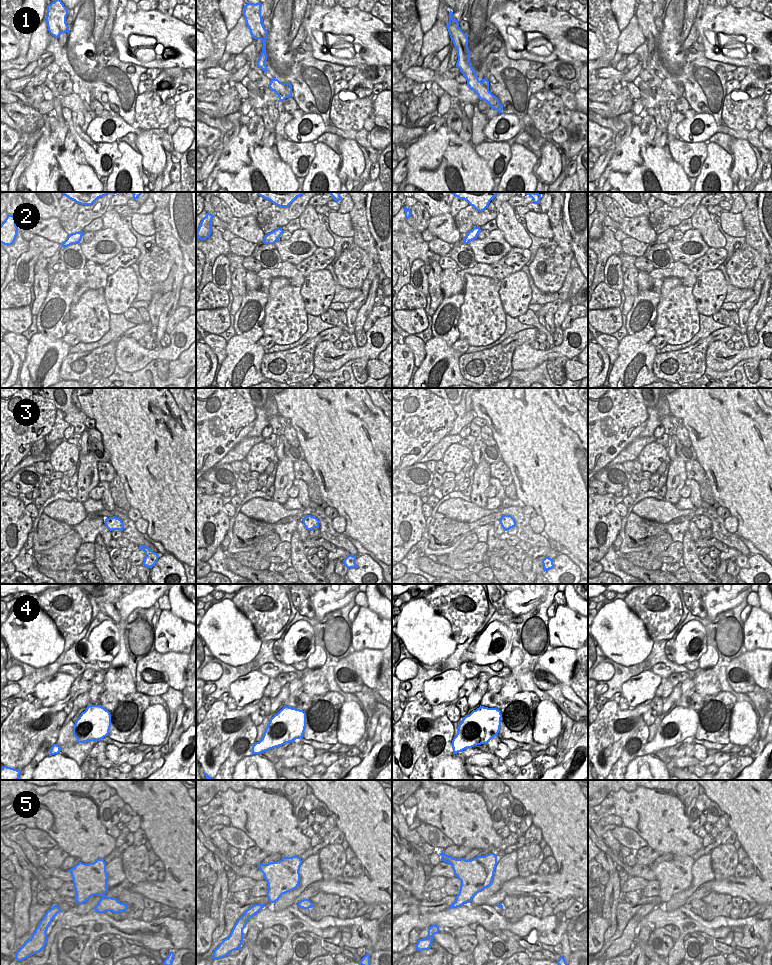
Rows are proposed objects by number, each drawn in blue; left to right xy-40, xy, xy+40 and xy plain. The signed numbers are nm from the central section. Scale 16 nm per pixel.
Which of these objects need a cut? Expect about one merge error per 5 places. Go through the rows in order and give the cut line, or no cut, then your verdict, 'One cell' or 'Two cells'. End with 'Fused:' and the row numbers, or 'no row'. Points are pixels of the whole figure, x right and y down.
1: No split. One cell
2: No split. One cell
3: No split. One cell
4: No split. One cell
5: No split. One cell
Fused: no row

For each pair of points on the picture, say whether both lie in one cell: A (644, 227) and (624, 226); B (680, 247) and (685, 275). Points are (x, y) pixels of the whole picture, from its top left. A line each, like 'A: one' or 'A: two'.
A: one
B: two

